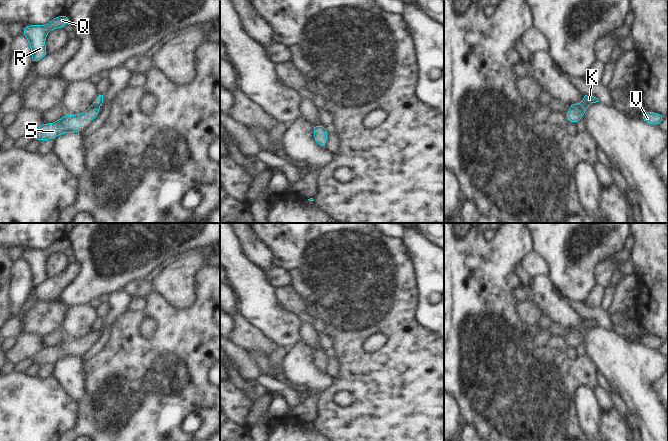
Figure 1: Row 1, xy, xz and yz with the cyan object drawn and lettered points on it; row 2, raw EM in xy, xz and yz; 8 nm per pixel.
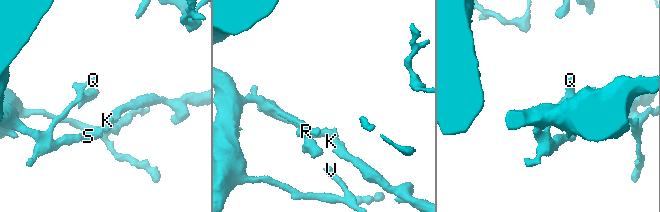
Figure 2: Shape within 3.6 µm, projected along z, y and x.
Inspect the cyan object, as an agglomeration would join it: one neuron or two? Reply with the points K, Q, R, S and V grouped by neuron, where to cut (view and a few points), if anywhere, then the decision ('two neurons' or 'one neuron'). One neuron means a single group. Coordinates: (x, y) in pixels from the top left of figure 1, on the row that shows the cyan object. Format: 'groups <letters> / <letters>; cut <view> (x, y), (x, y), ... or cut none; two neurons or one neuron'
groups K Q R S V; cut none; one neuron

